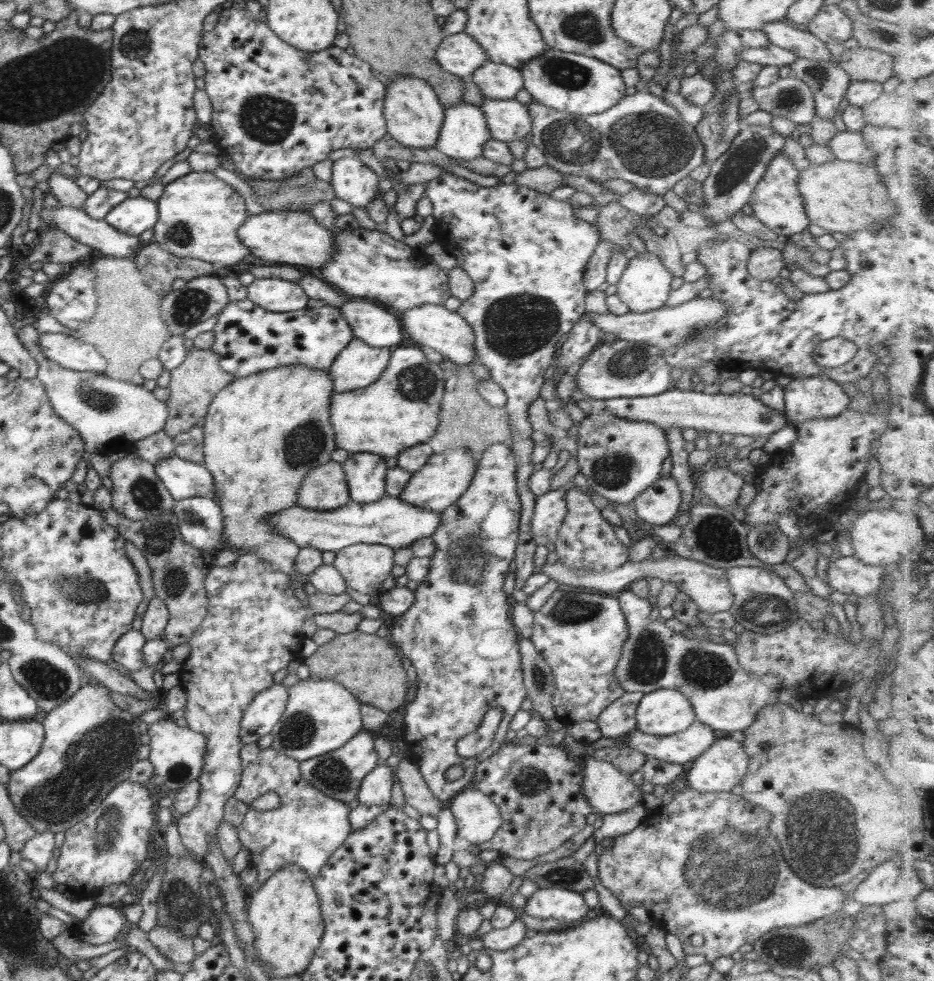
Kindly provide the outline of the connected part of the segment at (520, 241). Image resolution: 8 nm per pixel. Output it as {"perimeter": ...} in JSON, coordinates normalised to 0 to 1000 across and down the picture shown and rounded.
{"perimeter":[[[478,173],[467,182],[455,188],[455,200],[460,202],[465,212],[463,220],[467,224],[464,236],[467,245],[489,265],[507,288],[507,298],[500,307],[494,308],[489,319],[503,331],[510,341],[511,369],[525,379],[525,386],[533,391],[542,402],[541,418],[549,449],[547,459],[551,463],[554,478],[554,503],[558,514],[556,541],[551,570],[551,601],[558,601],[563,590],[574,583],[571,567],[575,558],[571,551],[569,528],[573,508],[566,498],[567,485],[574,480],[570,465],[574,456],[574,440],[565,428],[565,416],[584,389],[582,381],[592,371],[595,350],[621,328],[627,317],[625,304],[628,300],[624,281],[631,263],[640,251],[641,234],[615,219],[612,209],[607,205],[591,203],[588,198],[577,197],[564,190],[550,186],[535,186],[527,191],[513,190]]]}

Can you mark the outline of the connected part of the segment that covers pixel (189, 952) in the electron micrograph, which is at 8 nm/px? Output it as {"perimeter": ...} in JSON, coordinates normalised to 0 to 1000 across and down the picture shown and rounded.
{"perimeter":[[[167,943],[158,949],[158,958],[183,982],[206,982],[210,977],[207,956],[199,956],[191,947]]]}

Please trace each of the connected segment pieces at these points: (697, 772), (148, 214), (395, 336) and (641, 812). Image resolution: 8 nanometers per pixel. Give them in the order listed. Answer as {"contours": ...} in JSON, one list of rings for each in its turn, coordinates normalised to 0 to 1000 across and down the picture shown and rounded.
{"contours":[[[[771,748],[762,757],[762,760],[755,765],[747,773],[739,777],[734,789],[734,801],[754,808],[768,808],[783,806],[786,801],[793,799],[793,795],[798,792],[801,783],[801,772],[796,764],[796,758],[784,753],[783,750]]],[[[148,200],[135,202],[110,223],[126,236],[148,242],[165,231],[169,221],[168,205]]],[[[381,304],[379,307],[373,307],[364,311],[363,315],[375,334],[377,334],[379,344],[396,353],[421,356],[427,353],[433,345],[430,328],[427,325],[426,319],[420,319],[411,313],[405,312],[401,308]]],[[[680,820],[679,823],[670,828],[650,830],[646,834],[646,841],[640,846],[637,846],[632,861],[642,861],[648,854],[660,854],[666,850],[677,848],[683,840],[687,840],[693,832],[692,824],[686,820]]]]}

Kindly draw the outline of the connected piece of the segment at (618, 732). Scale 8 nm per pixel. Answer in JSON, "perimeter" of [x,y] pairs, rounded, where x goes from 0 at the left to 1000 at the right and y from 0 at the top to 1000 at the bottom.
{"perimeter":[[[669,705],[643,724],[638,734],[643,749],[664,753],[679,743],[682,739],[681,723],[688,707],[690,705]]]}

